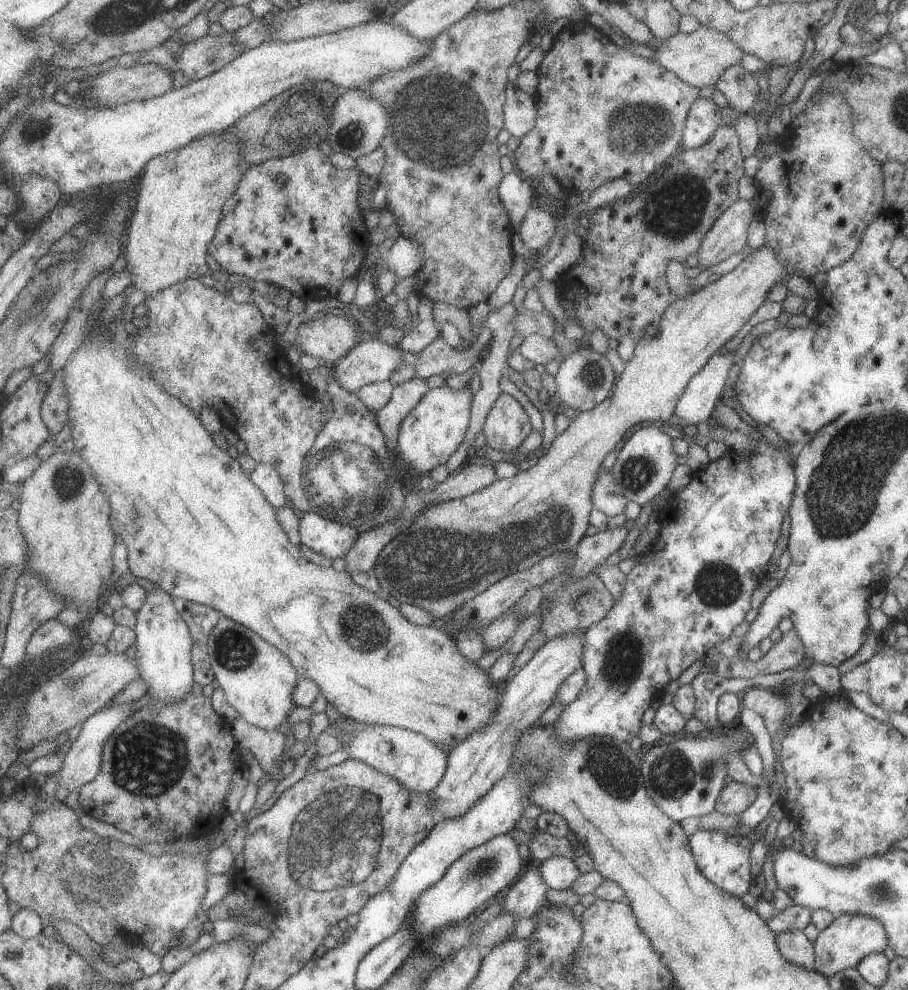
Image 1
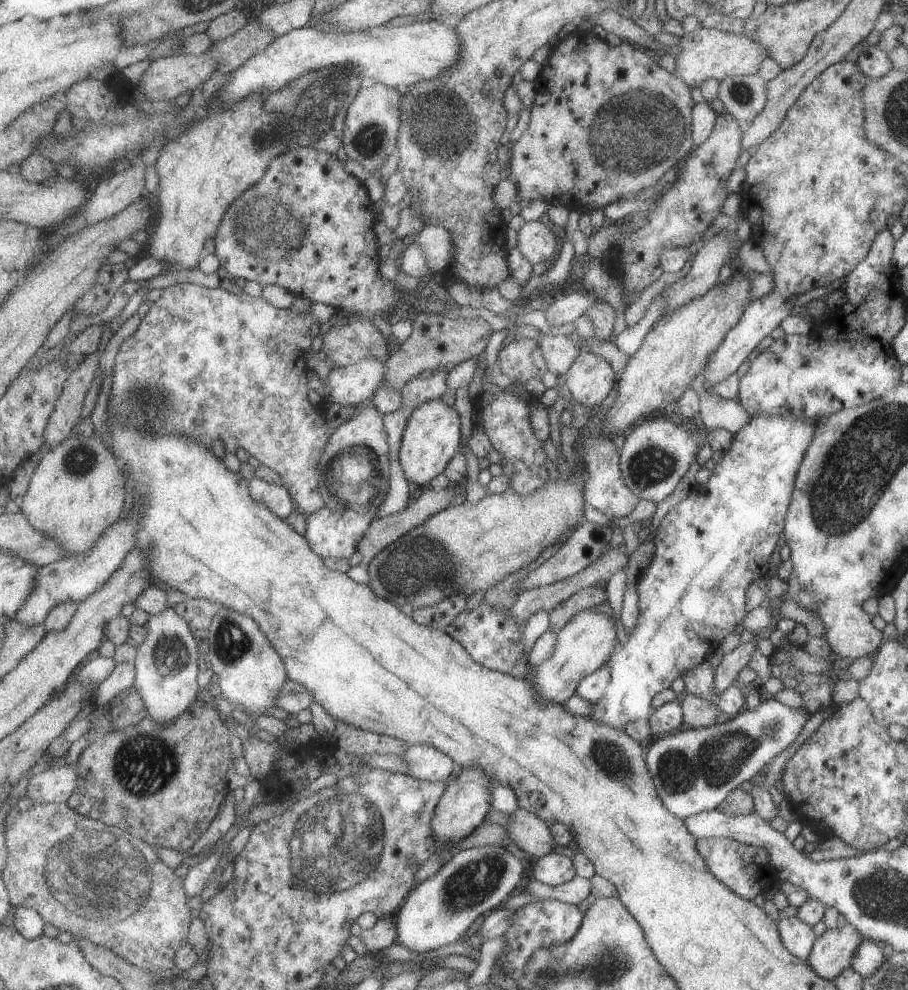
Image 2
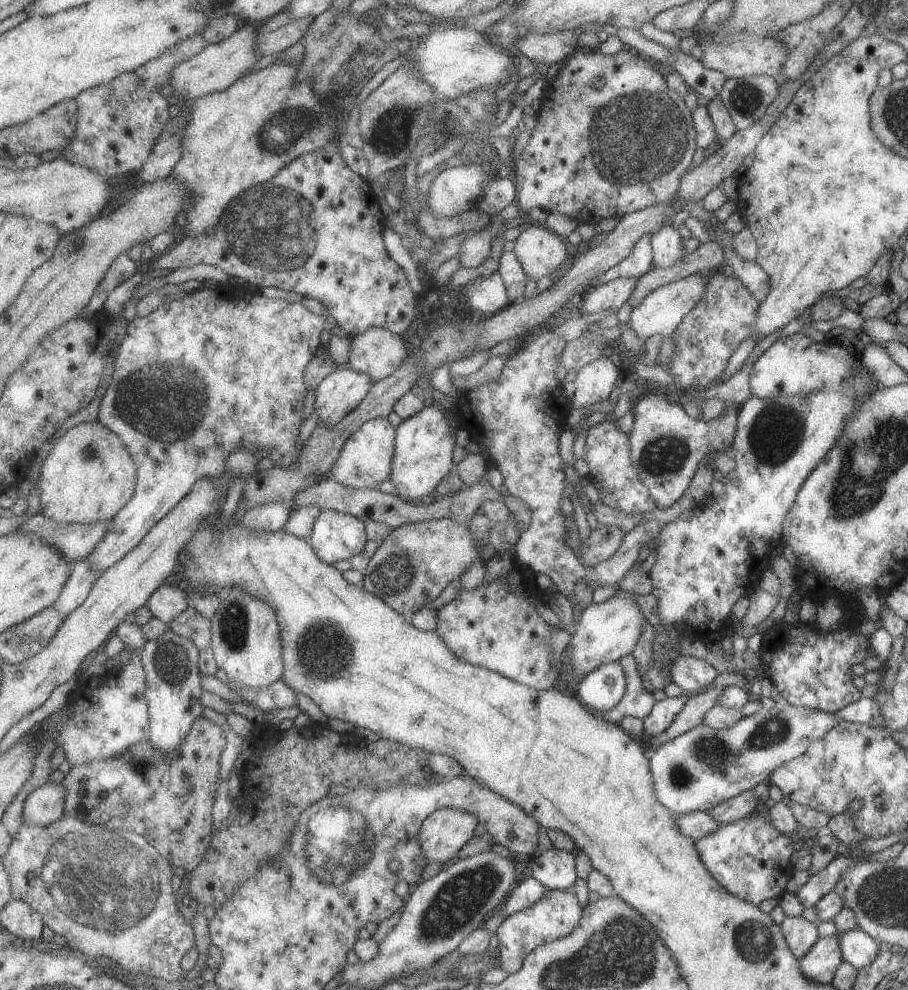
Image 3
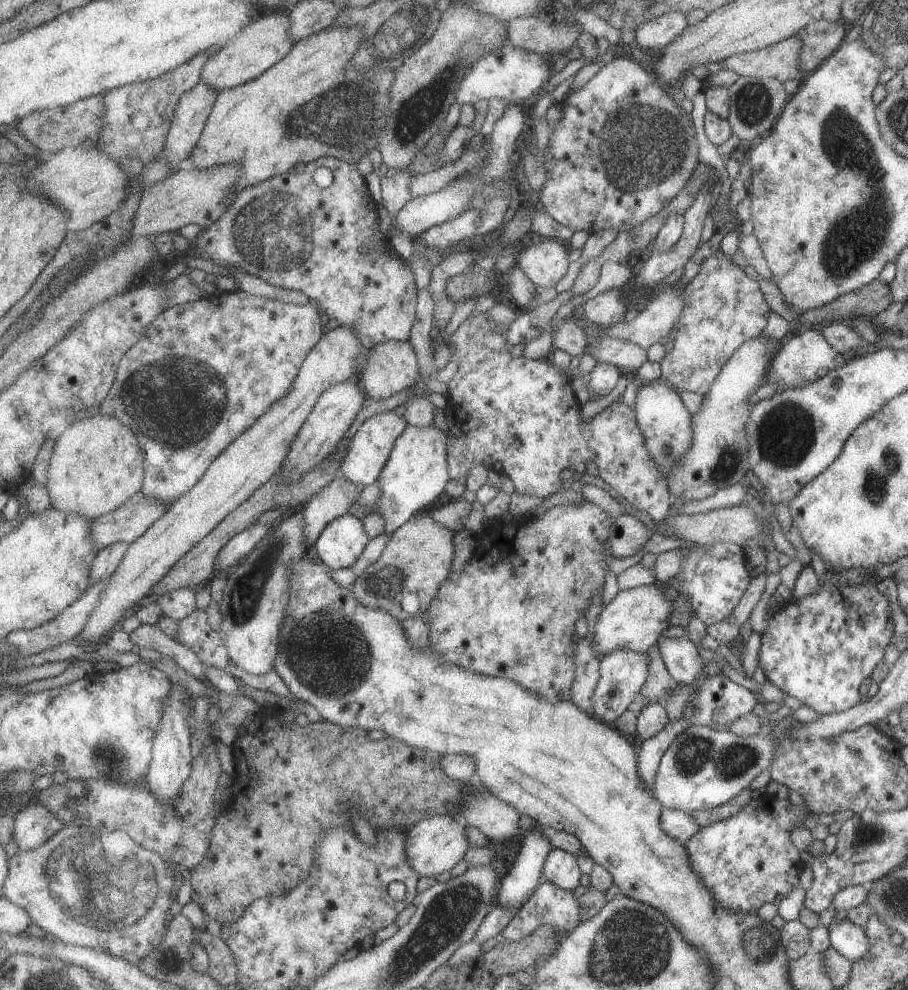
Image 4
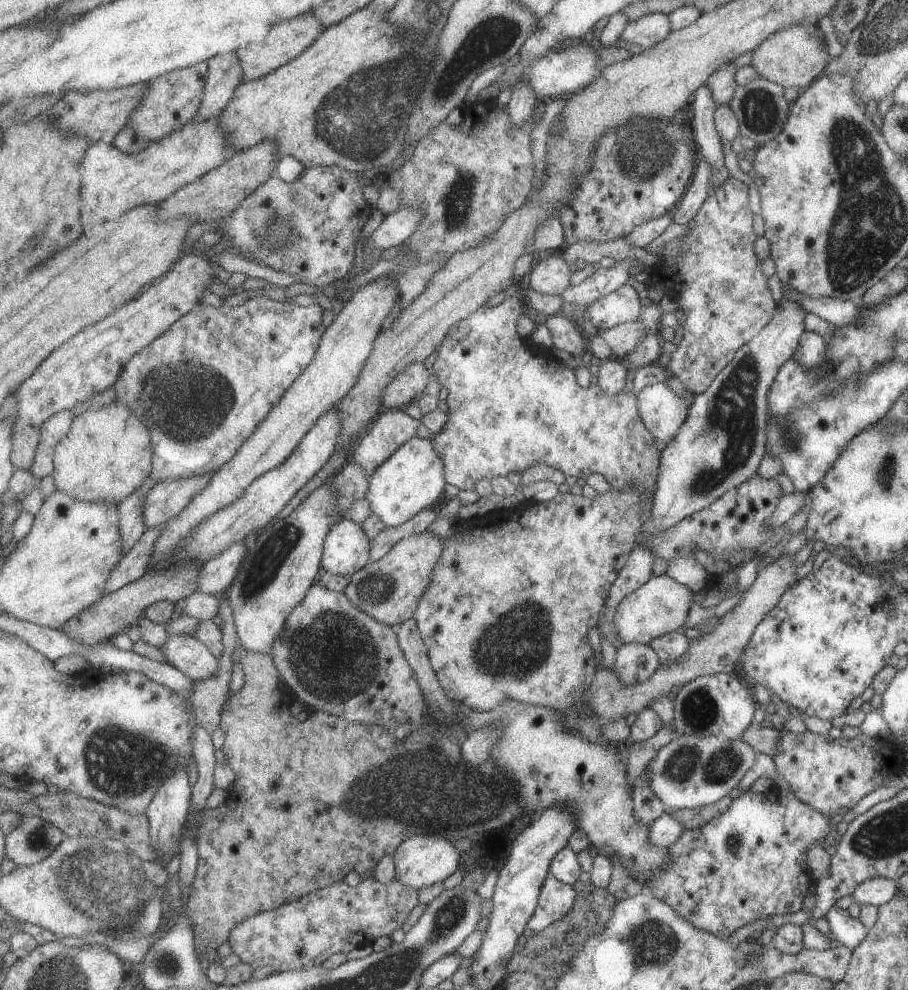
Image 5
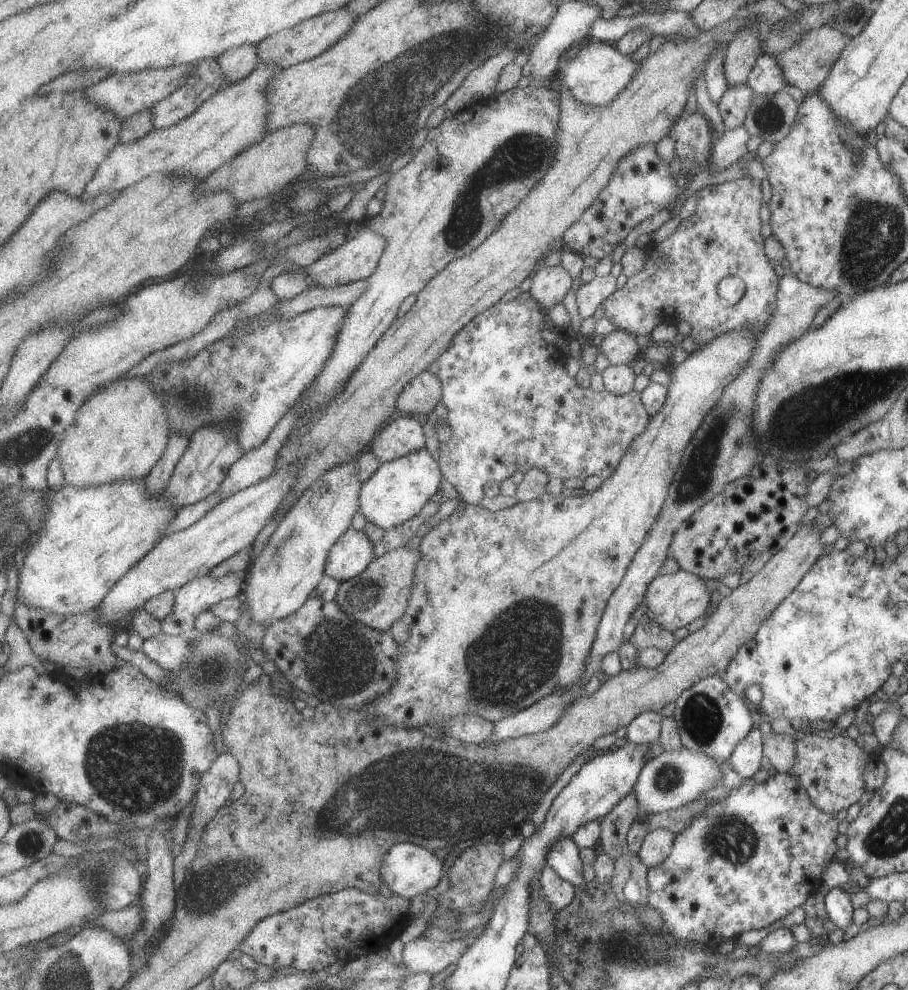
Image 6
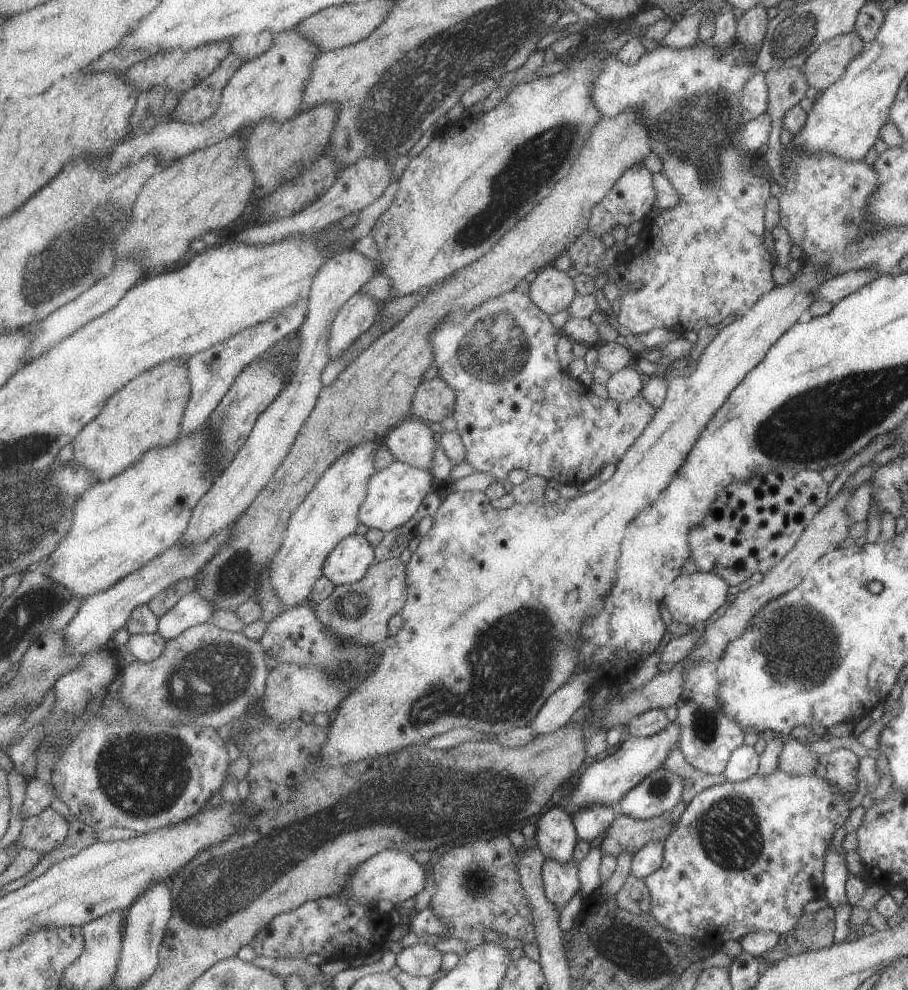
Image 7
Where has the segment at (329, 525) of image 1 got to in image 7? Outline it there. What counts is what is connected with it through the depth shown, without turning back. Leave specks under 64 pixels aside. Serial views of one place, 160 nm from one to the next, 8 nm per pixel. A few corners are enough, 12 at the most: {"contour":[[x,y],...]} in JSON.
{"contour":[[349,535],[327,555],[322,575],[334,585],[365,576],[375,563],[364,535]]}

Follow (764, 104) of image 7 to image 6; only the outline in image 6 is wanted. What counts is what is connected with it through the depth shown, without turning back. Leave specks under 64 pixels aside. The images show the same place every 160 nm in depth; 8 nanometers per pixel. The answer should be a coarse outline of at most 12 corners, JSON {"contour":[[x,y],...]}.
{"contour":[[729,85],[716,105],[725,129],[744,123],[755,93]]}

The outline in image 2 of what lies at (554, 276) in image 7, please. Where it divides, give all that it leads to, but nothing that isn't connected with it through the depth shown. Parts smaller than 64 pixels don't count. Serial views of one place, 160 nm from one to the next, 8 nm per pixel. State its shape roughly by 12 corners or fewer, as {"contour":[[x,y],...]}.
{"contour":[[543,222],[517,231],[521,256],[531,265],[550,264],[560,235]]}

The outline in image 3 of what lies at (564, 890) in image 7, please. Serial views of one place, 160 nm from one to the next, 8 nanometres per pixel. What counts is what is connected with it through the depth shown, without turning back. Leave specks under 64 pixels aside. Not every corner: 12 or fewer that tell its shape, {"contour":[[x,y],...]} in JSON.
{"contour":[[545,889],[495,931],[499,967],[513,974],[541,944],[573,932],[577,898]]}

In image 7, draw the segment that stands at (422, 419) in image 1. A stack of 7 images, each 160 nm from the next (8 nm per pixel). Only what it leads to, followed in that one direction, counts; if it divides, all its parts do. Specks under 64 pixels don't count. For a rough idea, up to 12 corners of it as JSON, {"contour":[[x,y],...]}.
{"contour":[[395,460],[369,477],[359,522],[384,533],[436,486]]}

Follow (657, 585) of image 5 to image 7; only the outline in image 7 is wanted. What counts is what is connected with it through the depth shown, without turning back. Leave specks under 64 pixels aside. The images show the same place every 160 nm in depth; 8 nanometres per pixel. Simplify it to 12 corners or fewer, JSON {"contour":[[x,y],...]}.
{"contour":[[698,571],[665,586],[672,621],[693,628],[729,600],[719,575]]}

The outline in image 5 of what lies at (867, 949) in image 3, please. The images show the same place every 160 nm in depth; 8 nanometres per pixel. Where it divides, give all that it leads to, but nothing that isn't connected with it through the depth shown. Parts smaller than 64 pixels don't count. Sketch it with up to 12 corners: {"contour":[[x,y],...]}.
{"contour":[[831,906],[829,936],[850,951],[868,929],[847,909]]}

